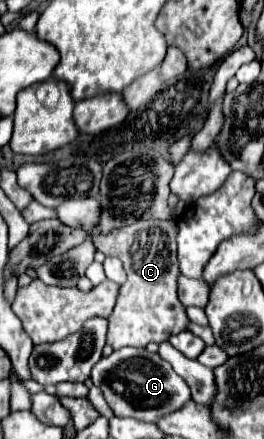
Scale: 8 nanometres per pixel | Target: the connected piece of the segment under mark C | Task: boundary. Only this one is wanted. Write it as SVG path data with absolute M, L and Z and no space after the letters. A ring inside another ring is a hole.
M138 221L130 227L110 231L110 235L94 235L94 247L104 255L114 255L124 263L128 281L120 287L120 295L112 315L108 317L108 345L122 347L146 347L150 341L162 343L178 331L186 331L190 319L186 307L178 301L176 281L180 277L176 259L176 221Z

